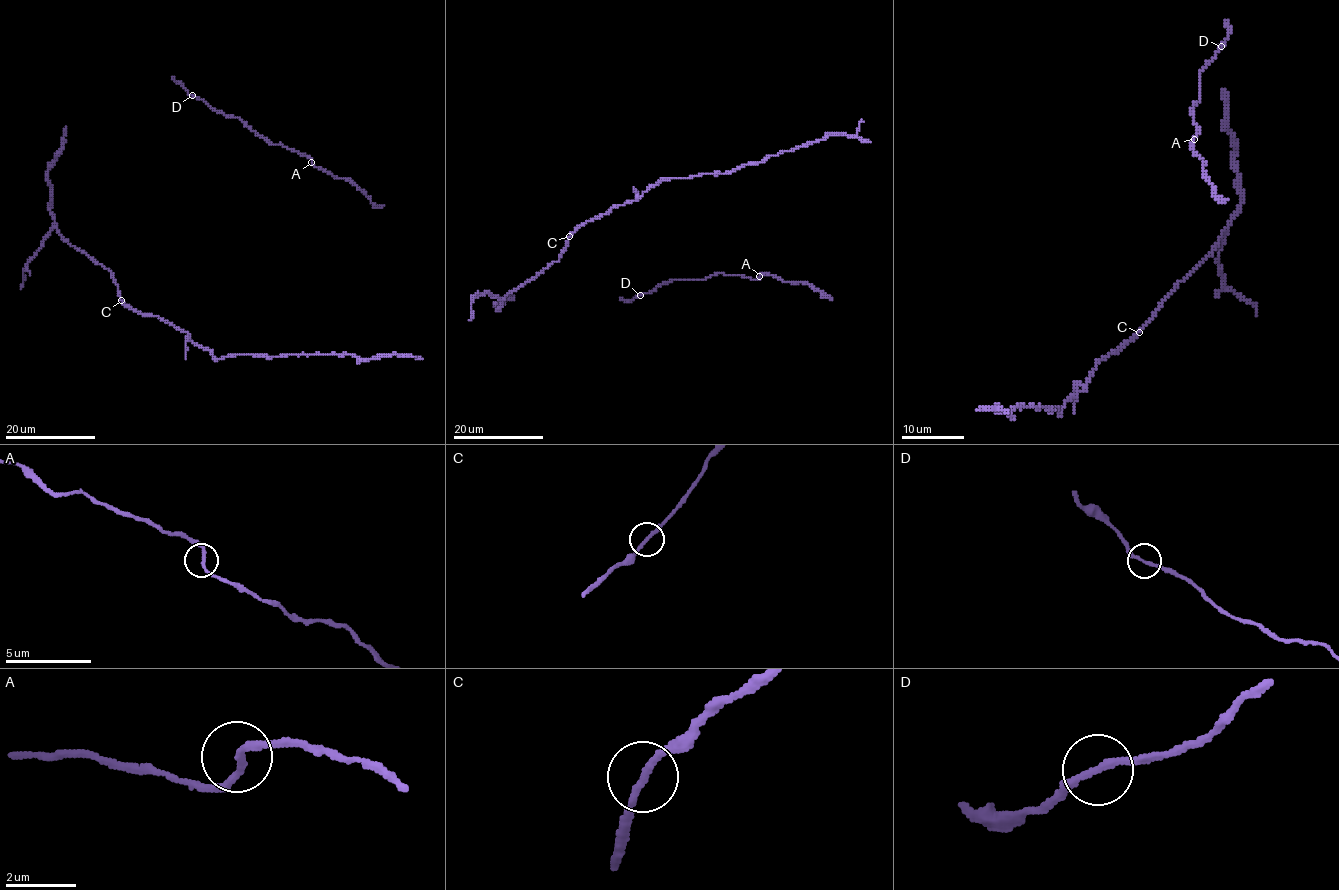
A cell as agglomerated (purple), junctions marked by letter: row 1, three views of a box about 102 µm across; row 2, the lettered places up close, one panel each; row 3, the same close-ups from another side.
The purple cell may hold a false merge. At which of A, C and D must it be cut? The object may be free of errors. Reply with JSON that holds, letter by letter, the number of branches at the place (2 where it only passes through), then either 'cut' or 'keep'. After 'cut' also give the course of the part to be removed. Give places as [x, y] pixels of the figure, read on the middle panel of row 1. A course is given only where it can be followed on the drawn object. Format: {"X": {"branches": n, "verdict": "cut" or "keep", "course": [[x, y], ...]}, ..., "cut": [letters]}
{"A": {"branches": 2, "verdict": "keep"}, "C": {"branches": 2, "verdict": "keep"}, "D": {"branches": 2, "verdict": "keep"}, "cut": []}

